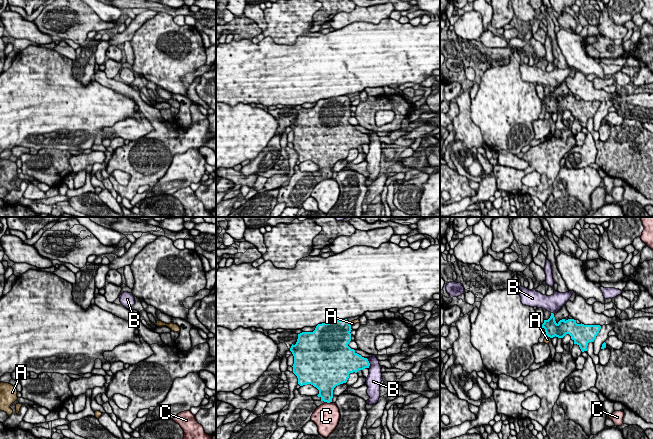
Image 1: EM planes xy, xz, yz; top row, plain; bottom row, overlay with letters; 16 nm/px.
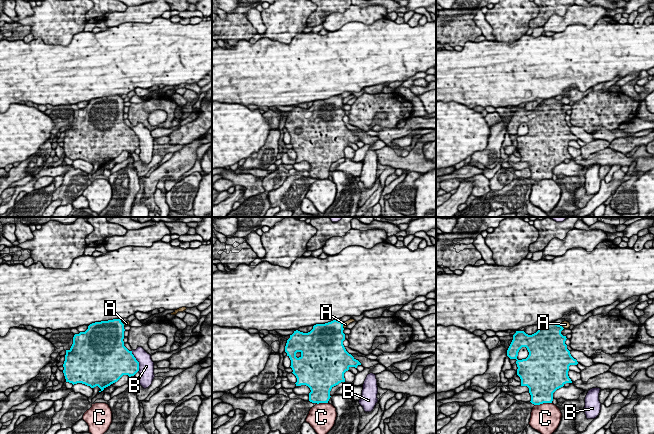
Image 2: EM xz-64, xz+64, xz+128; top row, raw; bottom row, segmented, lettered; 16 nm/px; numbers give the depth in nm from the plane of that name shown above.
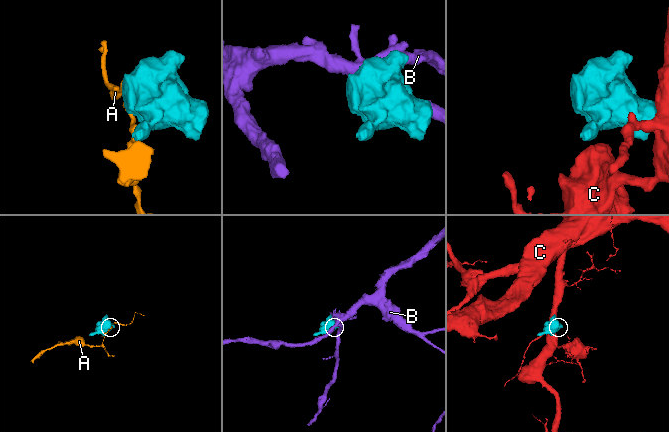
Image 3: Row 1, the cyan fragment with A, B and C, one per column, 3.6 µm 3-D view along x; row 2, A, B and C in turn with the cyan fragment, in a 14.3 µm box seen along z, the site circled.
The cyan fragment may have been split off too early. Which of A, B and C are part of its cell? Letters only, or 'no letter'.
no letter

